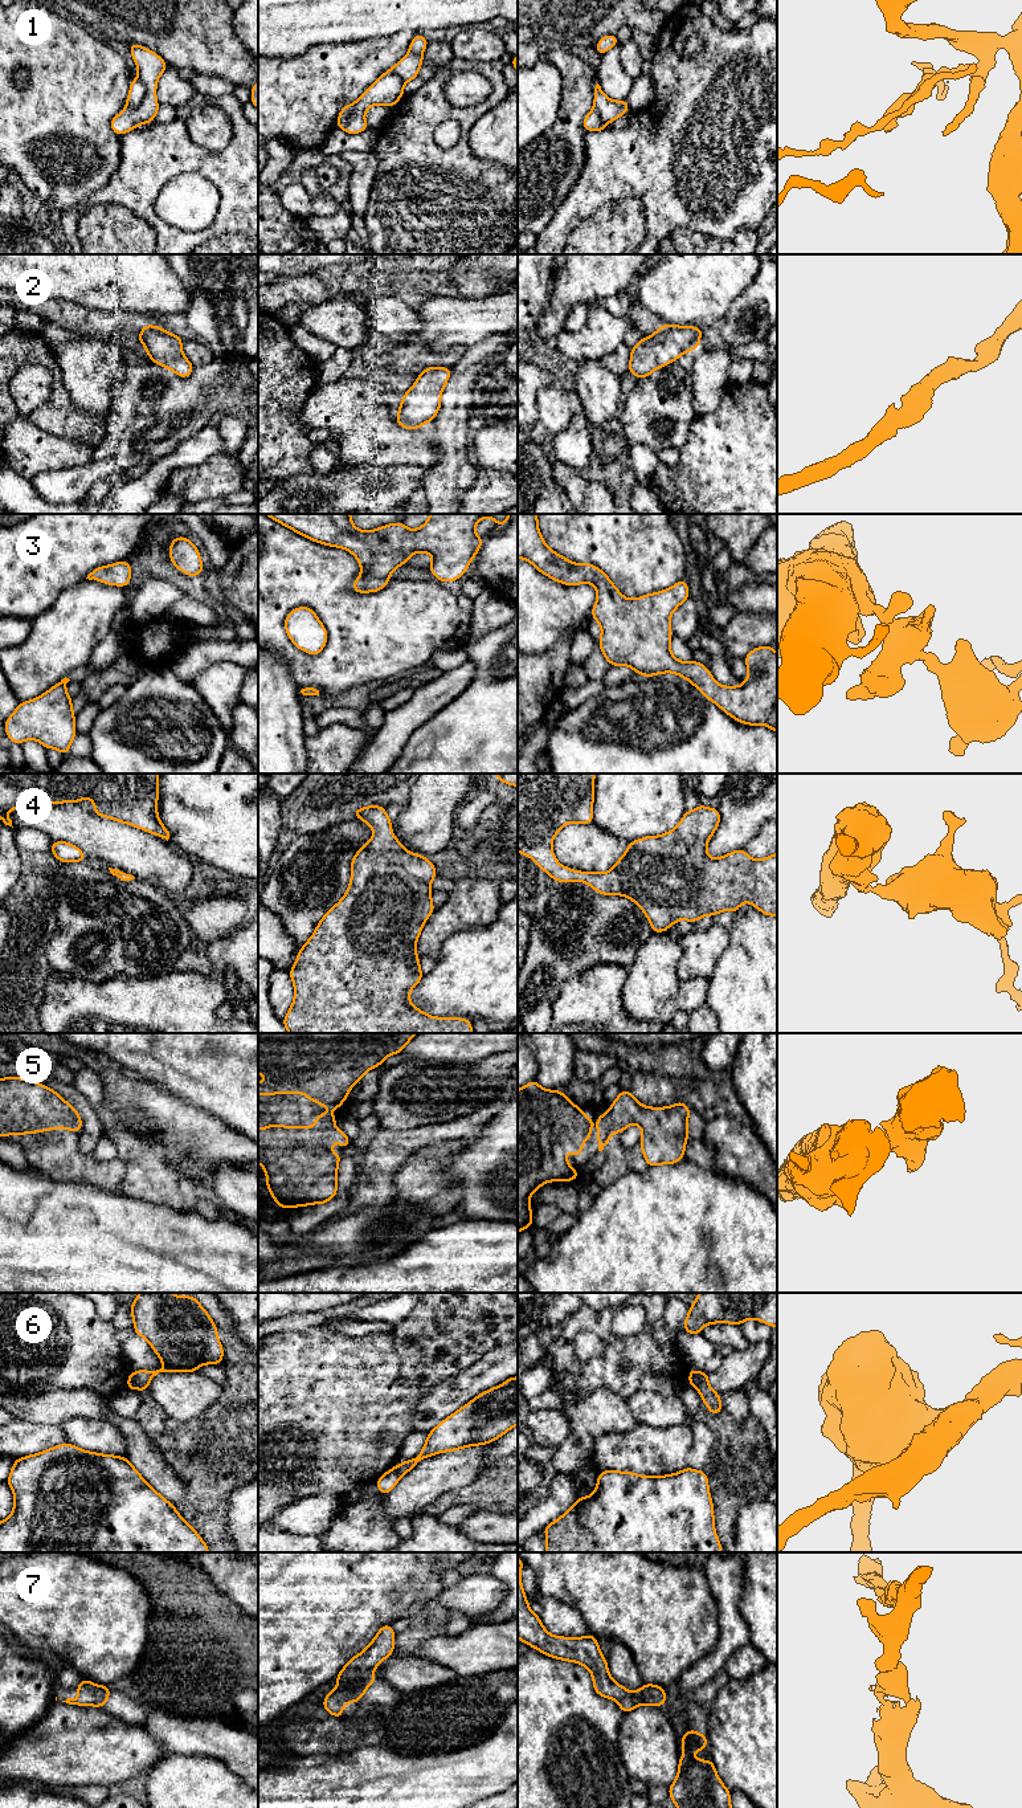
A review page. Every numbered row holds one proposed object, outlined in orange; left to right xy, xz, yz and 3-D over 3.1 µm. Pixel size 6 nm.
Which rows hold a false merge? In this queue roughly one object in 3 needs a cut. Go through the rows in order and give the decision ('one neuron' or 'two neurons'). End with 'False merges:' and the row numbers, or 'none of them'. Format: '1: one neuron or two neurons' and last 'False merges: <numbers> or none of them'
1: two neurons
2: one neuron
3: one neuron
4: one neuron
5: one neuron
6: two neurons
7: one neuron
False merges: 1, 6

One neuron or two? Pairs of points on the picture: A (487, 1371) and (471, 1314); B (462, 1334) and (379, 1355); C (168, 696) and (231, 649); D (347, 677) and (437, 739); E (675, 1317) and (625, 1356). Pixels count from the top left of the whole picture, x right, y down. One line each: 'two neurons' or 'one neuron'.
A: two neurons
B: two neurons
C: two neurons
D: two neurons
E: two neurons

